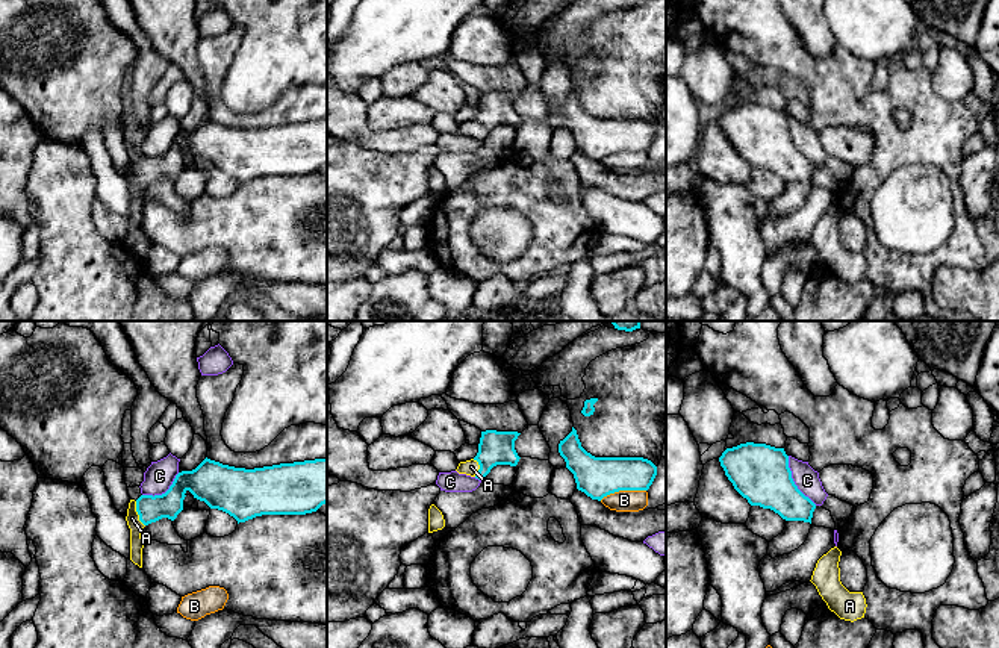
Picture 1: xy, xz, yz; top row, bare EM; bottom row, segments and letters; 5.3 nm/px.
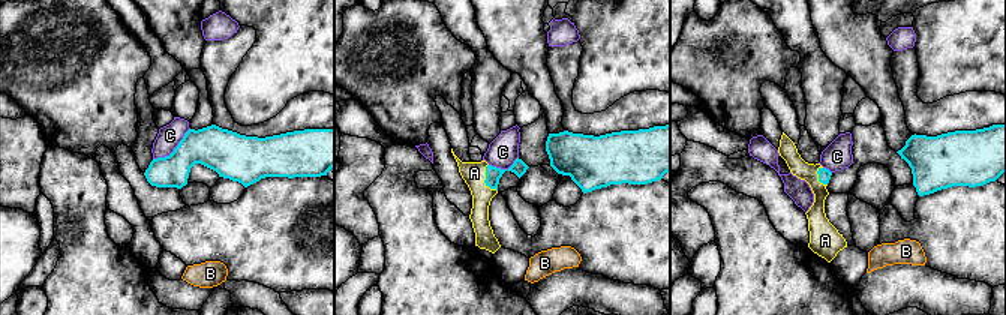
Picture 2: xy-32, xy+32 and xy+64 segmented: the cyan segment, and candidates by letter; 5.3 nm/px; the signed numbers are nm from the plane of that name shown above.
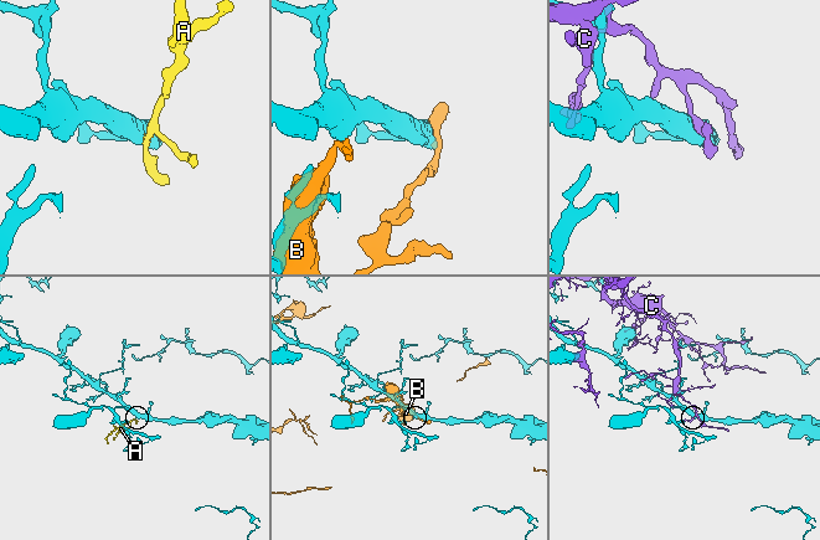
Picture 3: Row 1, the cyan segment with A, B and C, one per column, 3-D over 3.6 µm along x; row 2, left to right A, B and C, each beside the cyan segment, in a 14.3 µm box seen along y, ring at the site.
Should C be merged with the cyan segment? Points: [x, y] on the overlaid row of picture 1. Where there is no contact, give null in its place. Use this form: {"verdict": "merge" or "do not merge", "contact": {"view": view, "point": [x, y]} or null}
{"verdict": "do not merge", "contact": {"view": "yz", "point": [793, 482]}}

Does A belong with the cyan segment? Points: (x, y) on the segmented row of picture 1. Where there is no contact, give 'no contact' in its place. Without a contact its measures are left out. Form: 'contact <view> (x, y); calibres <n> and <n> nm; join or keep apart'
contact xy (138, 514); calibres 140 and 70 nm; join

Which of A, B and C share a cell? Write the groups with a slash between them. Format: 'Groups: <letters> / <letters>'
Groups: A / B / C

